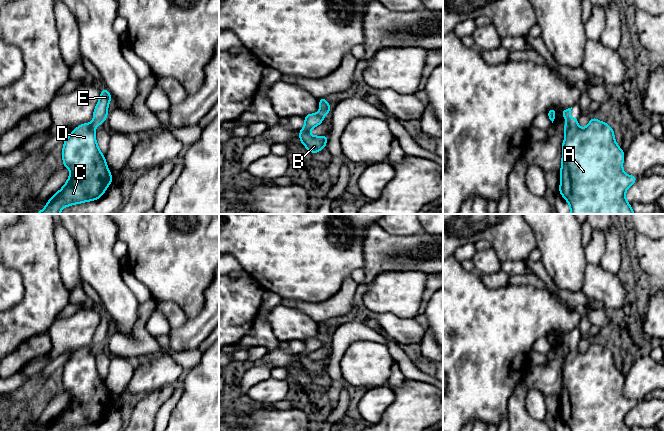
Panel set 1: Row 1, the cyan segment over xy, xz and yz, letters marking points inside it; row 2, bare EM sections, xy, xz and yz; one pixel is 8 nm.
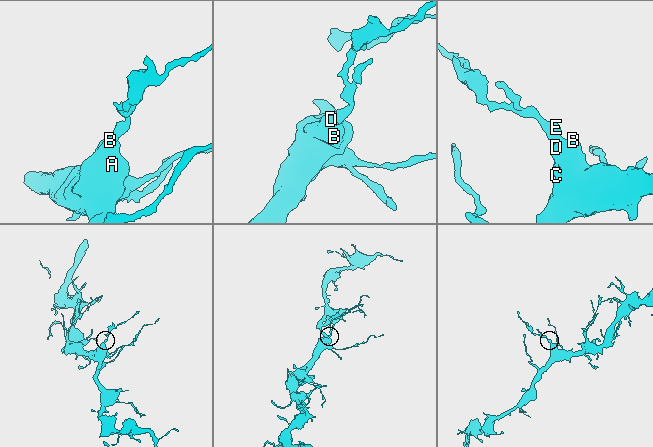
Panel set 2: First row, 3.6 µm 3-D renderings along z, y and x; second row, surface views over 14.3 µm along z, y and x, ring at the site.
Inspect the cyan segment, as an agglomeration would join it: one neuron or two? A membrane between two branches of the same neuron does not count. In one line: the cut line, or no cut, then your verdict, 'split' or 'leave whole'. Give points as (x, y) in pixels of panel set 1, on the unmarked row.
no cut; leave whole

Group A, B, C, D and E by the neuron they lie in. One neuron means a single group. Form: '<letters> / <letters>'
A B C D E

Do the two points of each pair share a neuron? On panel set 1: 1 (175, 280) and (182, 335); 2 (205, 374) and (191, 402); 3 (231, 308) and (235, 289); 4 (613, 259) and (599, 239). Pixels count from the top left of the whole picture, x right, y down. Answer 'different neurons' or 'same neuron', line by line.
1: different neurons
2: same neuron
3: same neuron
4: different neurons

